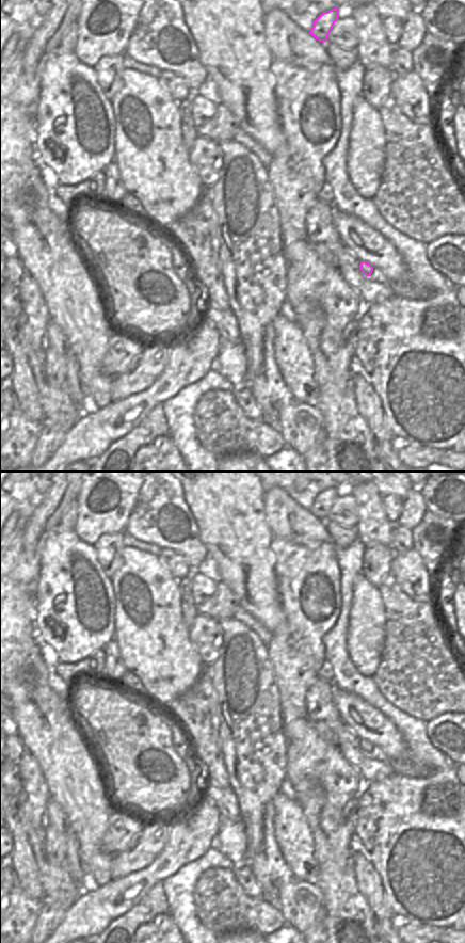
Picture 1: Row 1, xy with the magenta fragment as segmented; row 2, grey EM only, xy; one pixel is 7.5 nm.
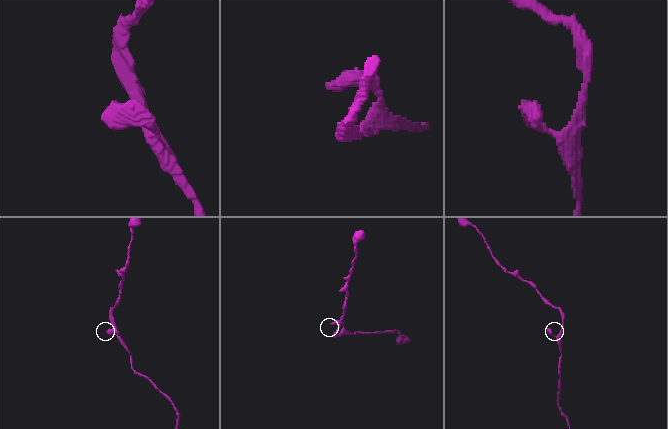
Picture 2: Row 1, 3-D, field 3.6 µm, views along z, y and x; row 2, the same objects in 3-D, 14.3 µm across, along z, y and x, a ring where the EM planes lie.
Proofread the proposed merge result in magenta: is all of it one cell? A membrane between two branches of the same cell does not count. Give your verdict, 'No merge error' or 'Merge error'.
No merge error

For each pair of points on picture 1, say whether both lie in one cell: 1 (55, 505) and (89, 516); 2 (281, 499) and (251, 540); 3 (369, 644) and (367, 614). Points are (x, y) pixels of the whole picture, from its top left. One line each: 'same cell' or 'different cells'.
1: different cells
2: different cells
3: same cell

